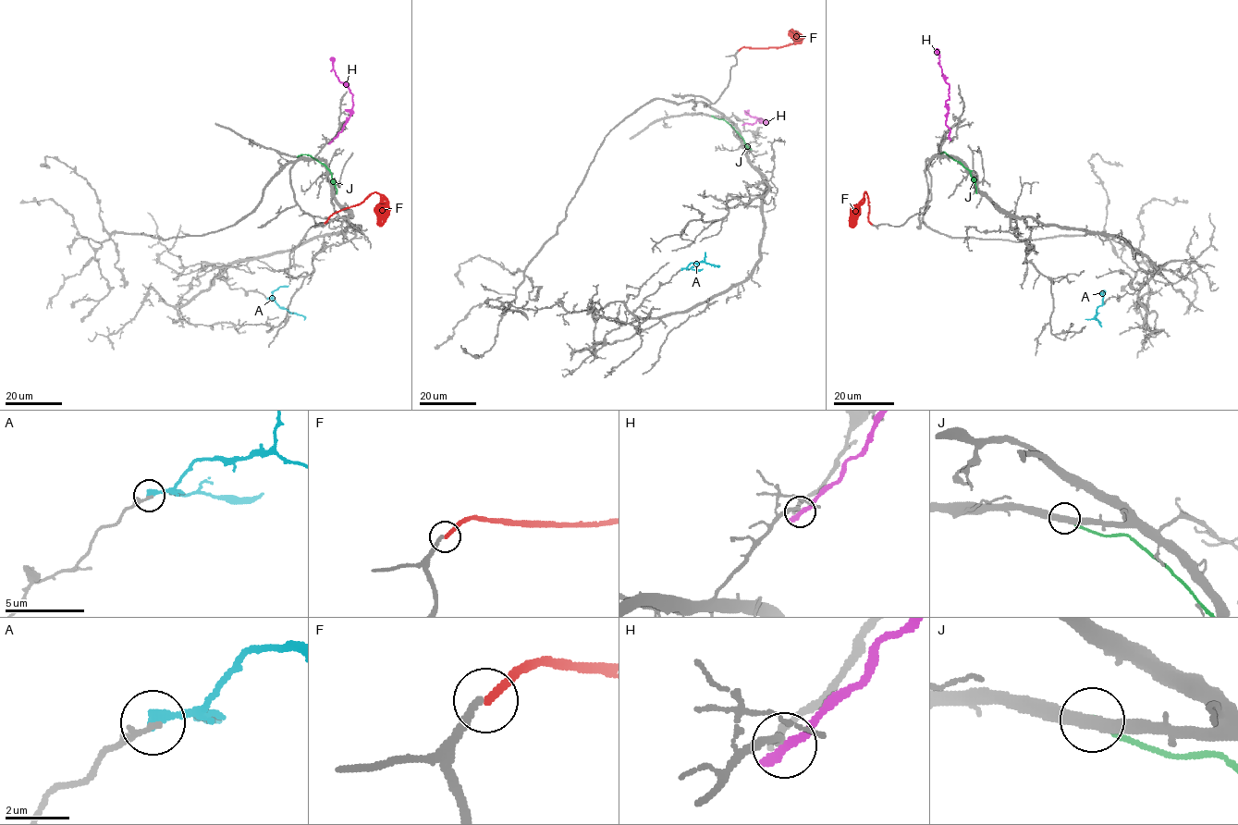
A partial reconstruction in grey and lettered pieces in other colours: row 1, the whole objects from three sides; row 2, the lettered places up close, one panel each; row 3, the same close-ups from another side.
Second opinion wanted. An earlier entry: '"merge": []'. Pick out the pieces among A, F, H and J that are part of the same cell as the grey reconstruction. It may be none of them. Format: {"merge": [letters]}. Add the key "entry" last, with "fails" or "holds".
{"merge": [], "entry": "holds"}

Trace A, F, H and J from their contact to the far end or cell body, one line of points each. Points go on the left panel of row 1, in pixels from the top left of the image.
A: (267, 298), (280, 307), (302, 314), (304, 320)
F: (324, 222), (333, 214), (361, 203), (377, 192), (380, 195), (378, 225)
H: (330, 142), (343, 129), (352, 104), (352, 94), (339, 80), (331, 57)
J: (298, 156), (311, 155), (323, 164), (331, 173), (337, 193)

